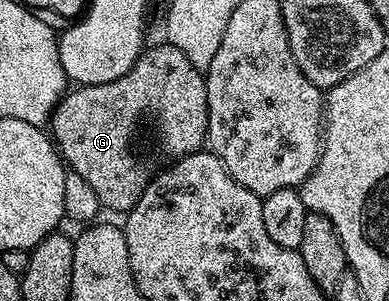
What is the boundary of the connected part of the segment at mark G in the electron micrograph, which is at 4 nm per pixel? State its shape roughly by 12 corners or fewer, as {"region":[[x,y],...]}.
{"region":[[171,43],[123,78],[66,91],[51,136],[102,209],[151,179],[133,127],[202,151],[205,73]]}

